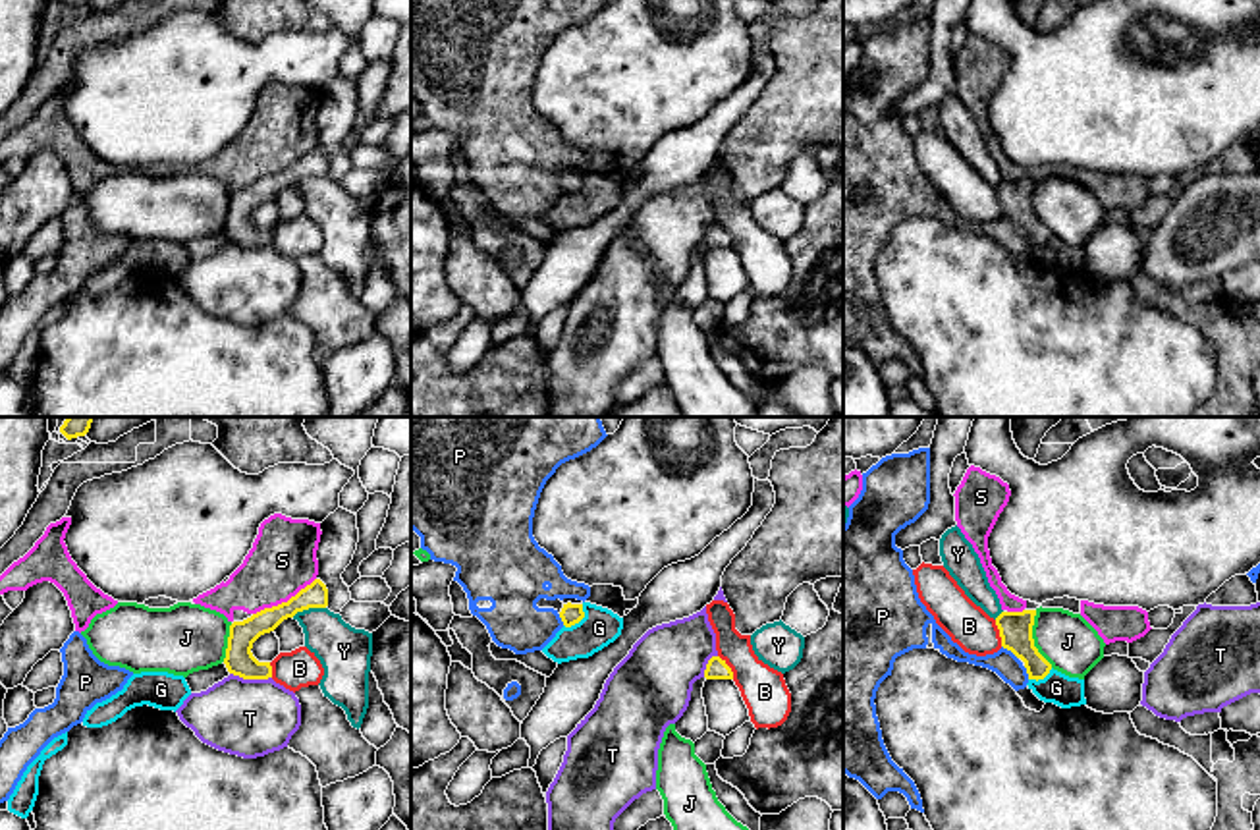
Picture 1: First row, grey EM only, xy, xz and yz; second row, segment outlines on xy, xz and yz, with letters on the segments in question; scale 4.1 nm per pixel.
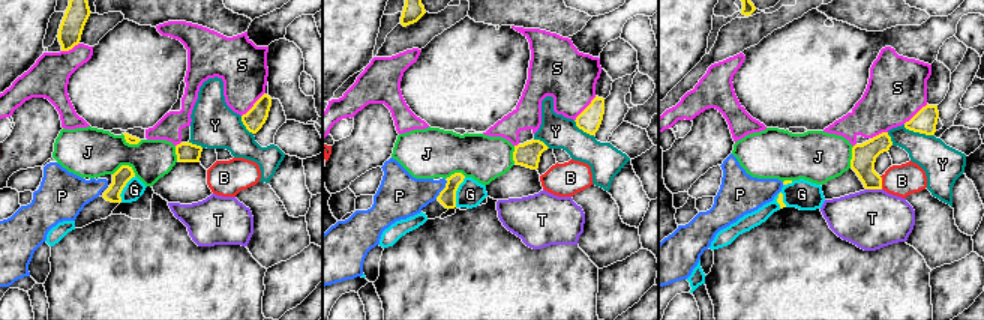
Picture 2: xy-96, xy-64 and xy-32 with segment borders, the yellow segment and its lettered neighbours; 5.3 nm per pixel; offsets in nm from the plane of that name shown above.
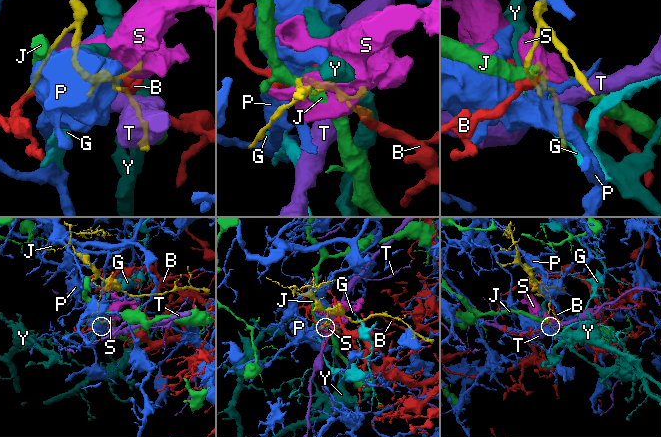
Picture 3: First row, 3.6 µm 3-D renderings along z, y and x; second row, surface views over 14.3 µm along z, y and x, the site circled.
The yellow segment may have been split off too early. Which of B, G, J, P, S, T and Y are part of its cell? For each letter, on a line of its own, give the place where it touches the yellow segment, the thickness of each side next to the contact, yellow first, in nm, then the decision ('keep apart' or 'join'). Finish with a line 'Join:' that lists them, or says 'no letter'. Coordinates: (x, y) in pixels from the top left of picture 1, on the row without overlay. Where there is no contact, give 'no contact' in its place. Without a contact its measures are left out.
B: meets yellow in yz at (1000, 201); 140 nm thick on the yellow side, 180 nm on the other; keep apart
G: meets yellow in xz at (579, 188); 90 nm thick on the yellow side, 160 nm on the other; keep apart
J: meets yellow in yz at (1033, 207); 140 nm thick on the yellow side, 240 nm on the other; keep apart
P: meets yellow in yz at (1010, 217); 140 nm thick on the yellow side, 110 nm on the other; keep apart
S: meets yellow in xy at (284, 170); 110 nm thick on the yellow side, 280 nm on the other; keep apart
T: meets yellow in xy at (251, 246); 120 nm thick on the yellow side, 320 nm on the other; keep apart
Y: meets yellow in xy at (307, 176); 110 nm thick on the yellow side, 220 nm on the other; keep apart
Join: no letter

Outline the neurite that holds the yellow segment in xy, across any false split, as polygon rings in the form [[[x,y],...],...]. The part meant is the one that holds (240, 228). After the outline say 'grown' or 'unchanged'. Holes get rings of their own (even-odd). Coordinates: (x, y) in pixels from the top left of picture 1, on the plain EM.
[[[315,147],[288,170],[264,176],[243,189],[233,189],[230,193],[228,216],[224,226],[228,239],[243,247],[272,245],[270,230],[259,230],[253,224],[251,220],[253,210],[260,203],[274,199],[284,187],[293,185],[297,180],[326,174],[328,174],[328,156],[320,147]]]; unchanged

